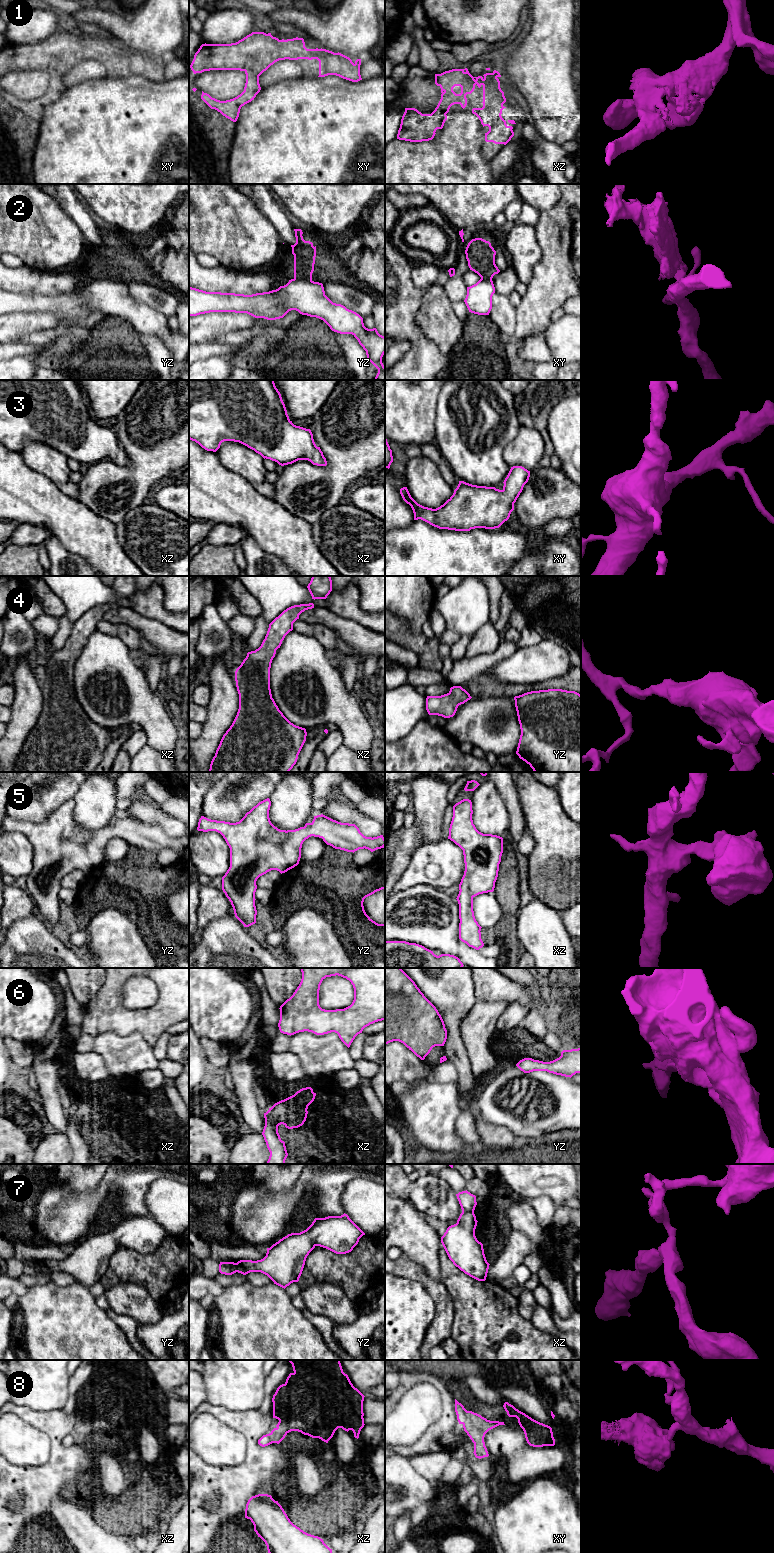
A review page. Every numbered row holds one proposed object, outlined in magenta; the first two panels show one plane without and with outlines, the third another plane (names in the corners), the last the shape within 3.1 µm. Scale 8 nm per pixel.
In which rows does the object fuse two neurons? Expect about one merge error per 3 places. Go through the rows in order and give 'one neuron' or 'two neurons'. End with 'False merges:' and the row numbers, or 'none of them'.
1: one neuron
2: two neurons
3: one neuron
4: one neuron
5: one neuron
6: one neuron
7: two neurons
8: one neuron
False merges: 2, 7

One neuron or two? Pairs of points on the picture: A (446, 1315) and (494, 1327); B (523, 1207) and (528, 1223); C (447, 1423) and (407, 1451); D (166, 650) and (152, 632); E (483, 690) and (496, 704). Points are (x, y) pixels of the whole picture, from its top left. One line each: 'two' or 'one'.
A: two
B: one
C: one
D: one
E: two

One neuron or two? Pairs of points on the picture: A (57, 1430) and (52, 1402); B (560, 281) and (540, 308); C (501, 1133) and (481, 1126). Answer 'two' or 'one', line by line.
A: two
B: one
C: one

